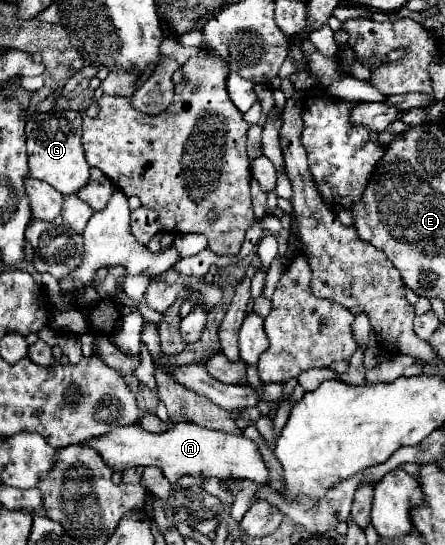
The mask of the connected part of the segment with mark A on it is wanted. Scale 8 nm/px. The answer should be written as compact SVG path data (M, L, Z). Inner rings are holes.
M178 422L162 434L150 434L140 426L118 426L118 430L86 444L106 458L106 464L114 470L124 470L130 466L158 466L174 486L182 476L248 478L260 484L268 482L268 470L252 440L242 434L236 436L220 430L206 430L204 426L194 426L192 422Z

